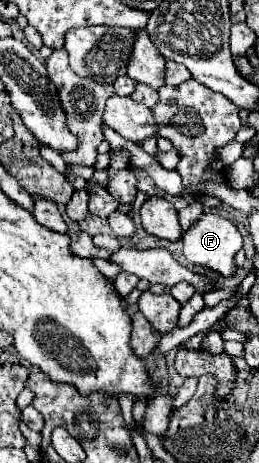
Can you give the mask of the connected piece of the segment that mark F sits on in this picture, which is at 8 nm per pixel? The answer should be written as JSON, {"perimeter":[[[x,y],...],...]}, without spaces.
{"perimeter":[[[213,213],[201,215],[199,221],[183,235],[183,243],[185,243],[183,255],[189,263],[211,269],[211,271],[215,271],[215,273],[219,273],[221,277],[227,277],[227,279],[237,275],[239,267],[235,265],[235,255],[243,247],[243,237],[229,219],[225,219],[221,215],[213,215]]]}

